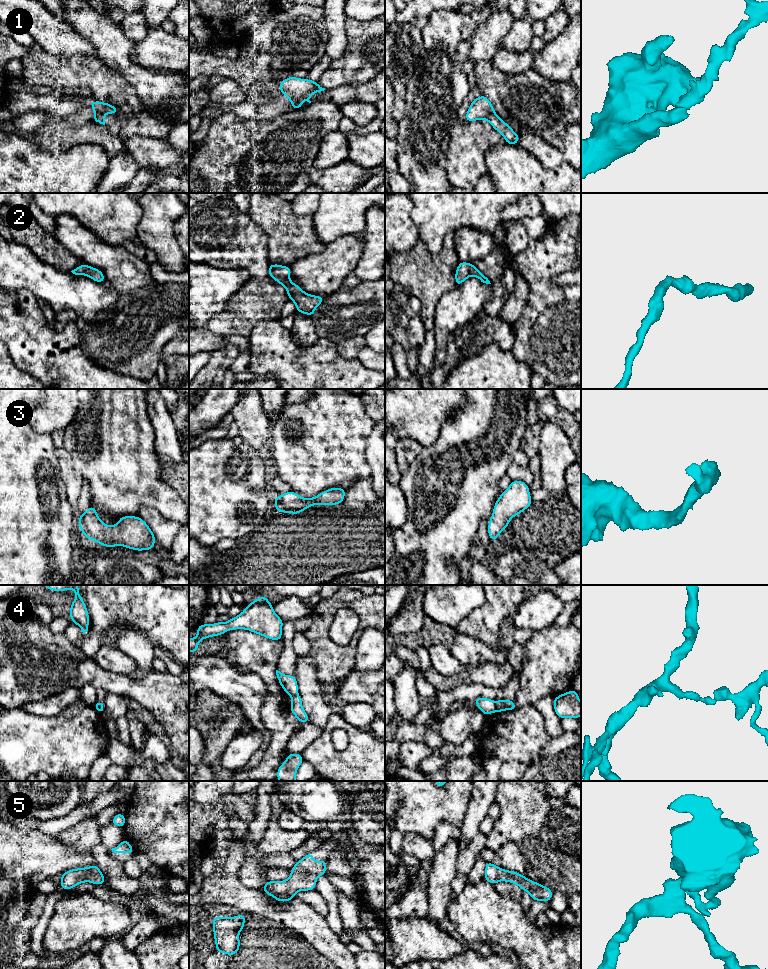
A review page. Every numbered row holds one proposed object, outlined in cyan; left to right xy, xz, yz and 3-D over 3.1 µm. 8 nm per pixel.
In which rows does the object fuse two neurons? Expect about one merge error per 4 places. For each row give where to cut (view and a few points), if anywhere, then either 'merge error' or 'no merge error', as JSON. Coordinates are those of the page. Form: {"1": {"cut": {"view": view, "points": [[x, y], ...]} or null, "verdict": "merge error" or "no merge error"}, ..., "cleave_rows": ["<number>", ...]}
{"1": {"cut": {"view": "yz", "points": [[494, 112], [491, 112], [484, 119]]}, "verdict": "merge error"}, "2": {"cut": null, "verdict": "no merge error"}, "3": {"cut": null, "verdict": "no merge error"}, "4": {"cut": {"view": "yz", "points": [[494, 702], [495, 711]]}, "verdict": "merge error"}, "5": {"cut": null, "verdict": "no merge error"}, "cleave_rows": ["1", "4"]}

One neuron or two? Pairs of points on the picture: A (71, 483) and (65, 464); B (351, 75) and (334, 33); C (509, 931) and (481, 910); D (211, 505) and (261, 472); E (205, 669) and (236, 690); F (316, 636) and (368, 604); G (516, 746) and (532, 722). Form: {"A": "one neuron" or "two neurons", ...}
{"A": "one neuron", "B": "two neurons", "C": "one neuron", "D": "one neuron", "E": "one neuron", "F": "one neuron", "G": "one neuron"}

